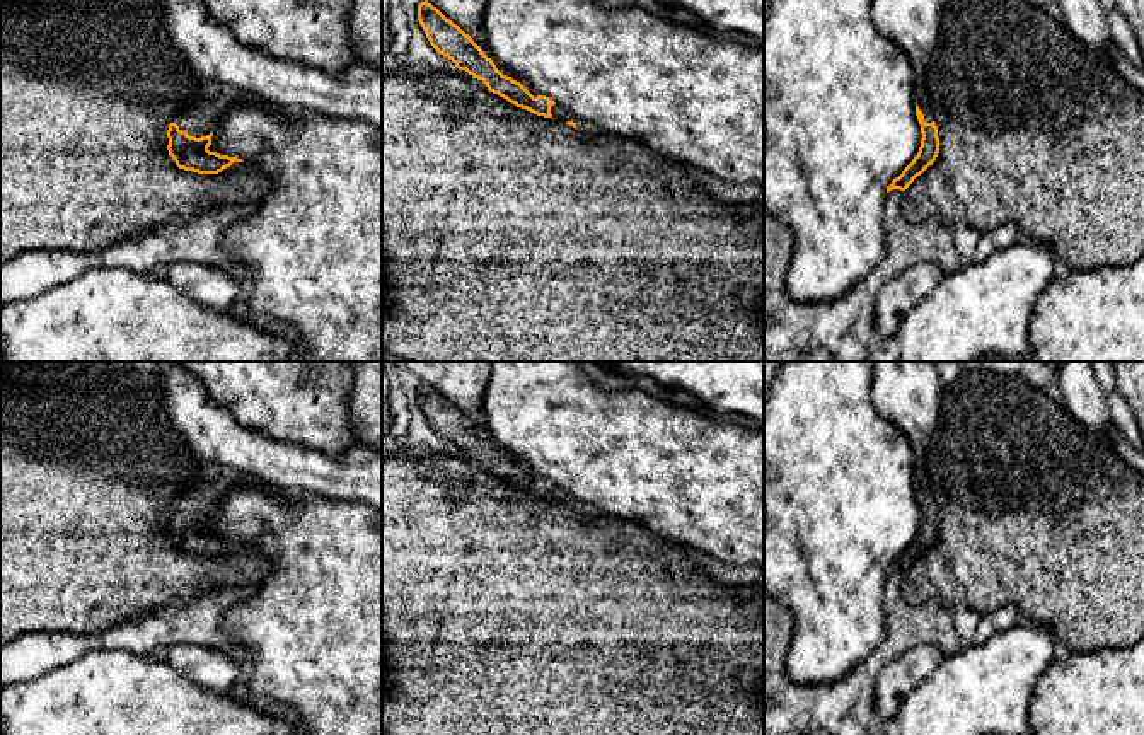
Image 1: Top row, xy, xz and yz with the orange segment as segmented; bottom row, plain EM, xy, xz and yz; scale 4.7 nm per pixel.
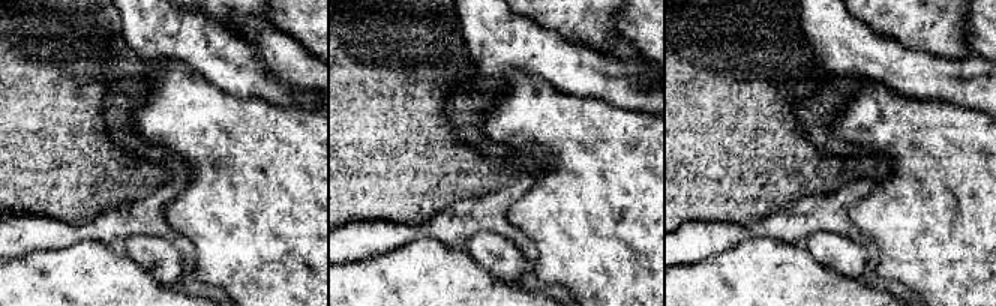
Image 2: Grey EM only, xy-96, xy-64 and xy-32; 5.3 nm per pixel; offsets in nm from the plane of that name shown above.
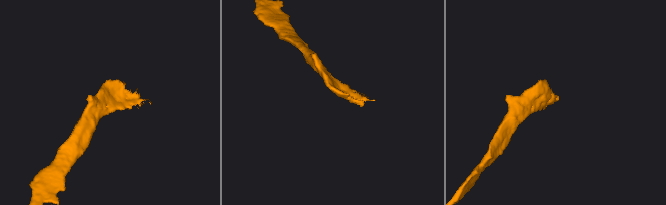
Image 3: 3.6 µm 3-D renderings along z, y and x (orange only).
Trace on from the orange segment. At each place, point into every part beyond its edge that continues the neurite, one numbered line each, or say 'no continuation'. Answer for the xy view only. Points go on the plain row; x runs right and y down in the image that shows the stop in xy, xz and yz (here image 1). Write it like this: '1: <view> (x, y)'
1: xy (200, 498)

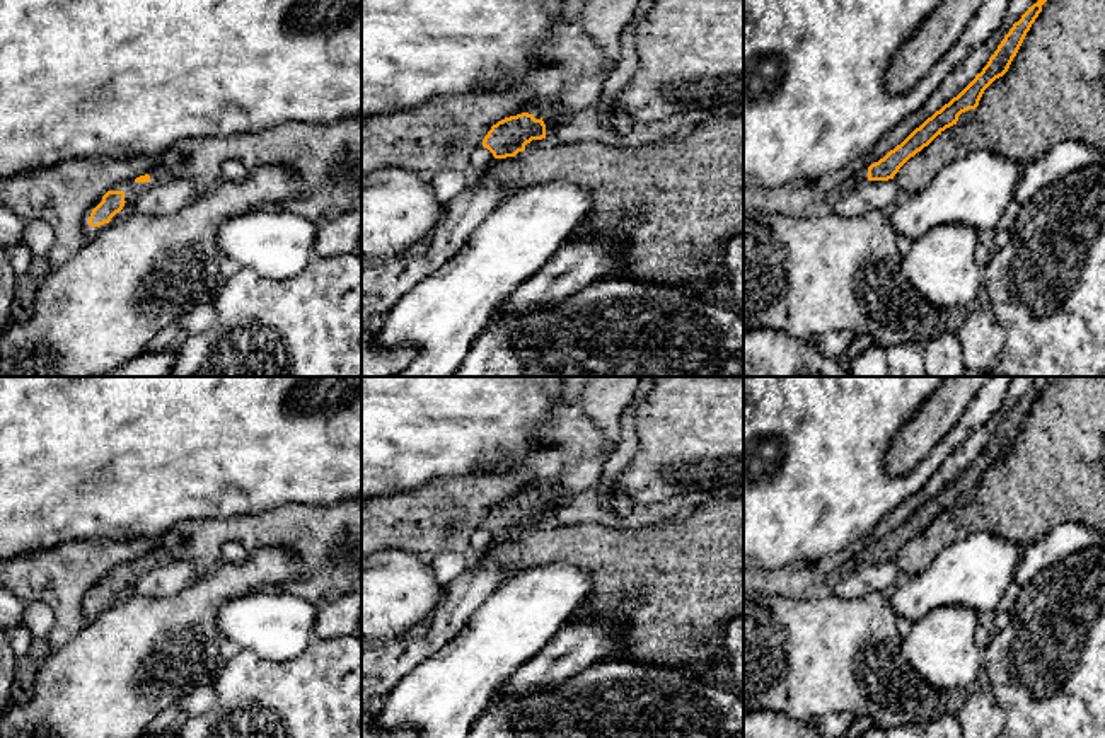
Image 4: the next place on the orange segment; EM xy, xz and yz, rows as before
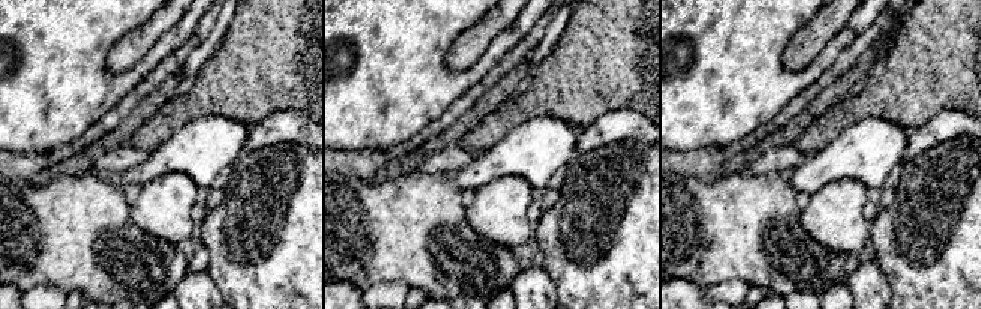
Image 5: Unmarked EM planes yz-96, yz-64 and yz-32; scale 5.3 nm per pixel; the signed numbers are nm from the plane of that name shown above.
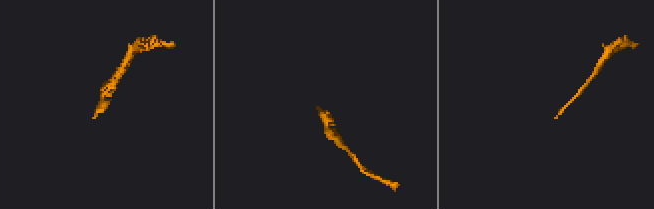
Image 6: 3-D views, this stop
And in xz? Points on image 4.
1: xz (531, 490)

